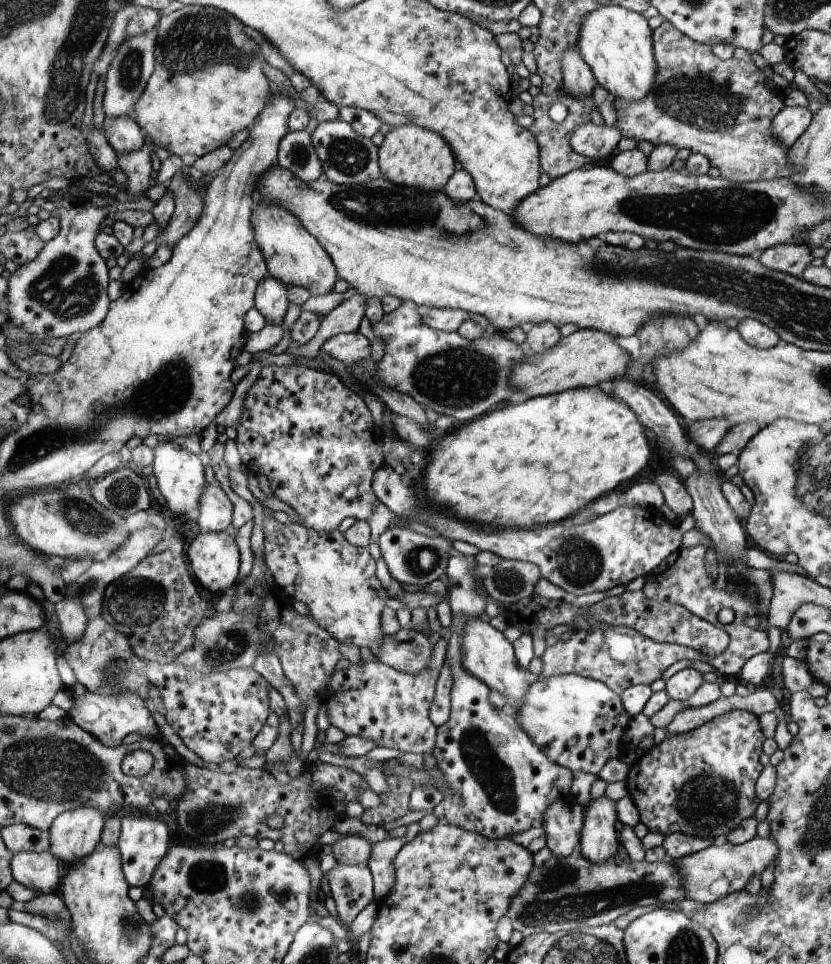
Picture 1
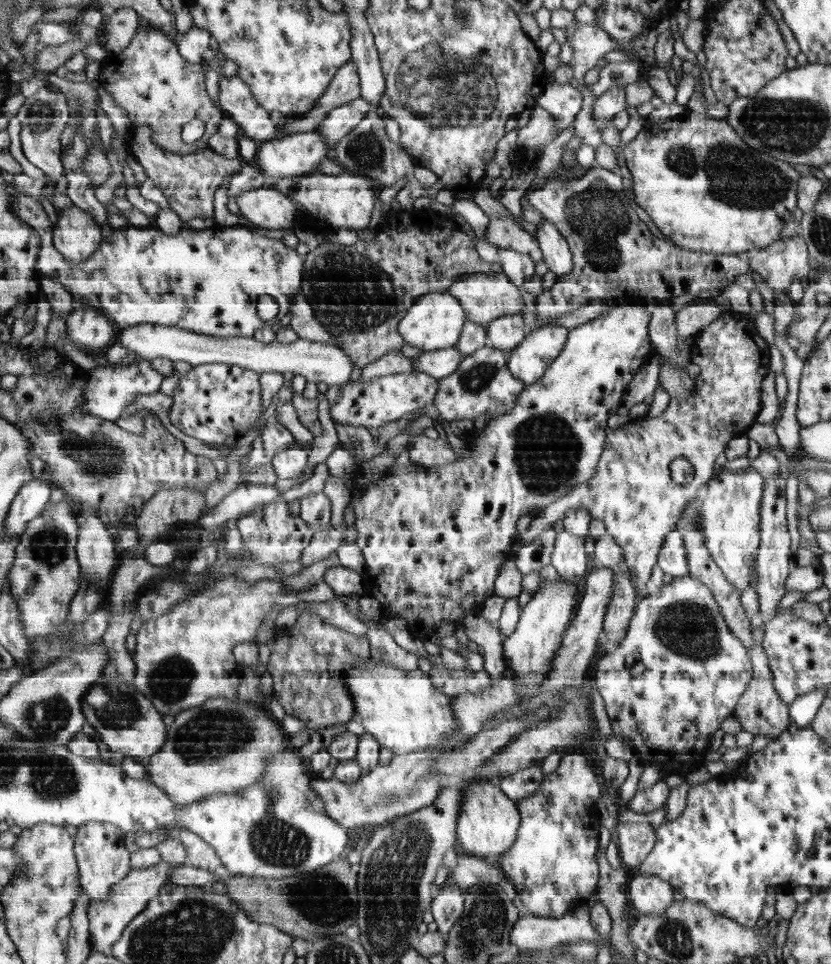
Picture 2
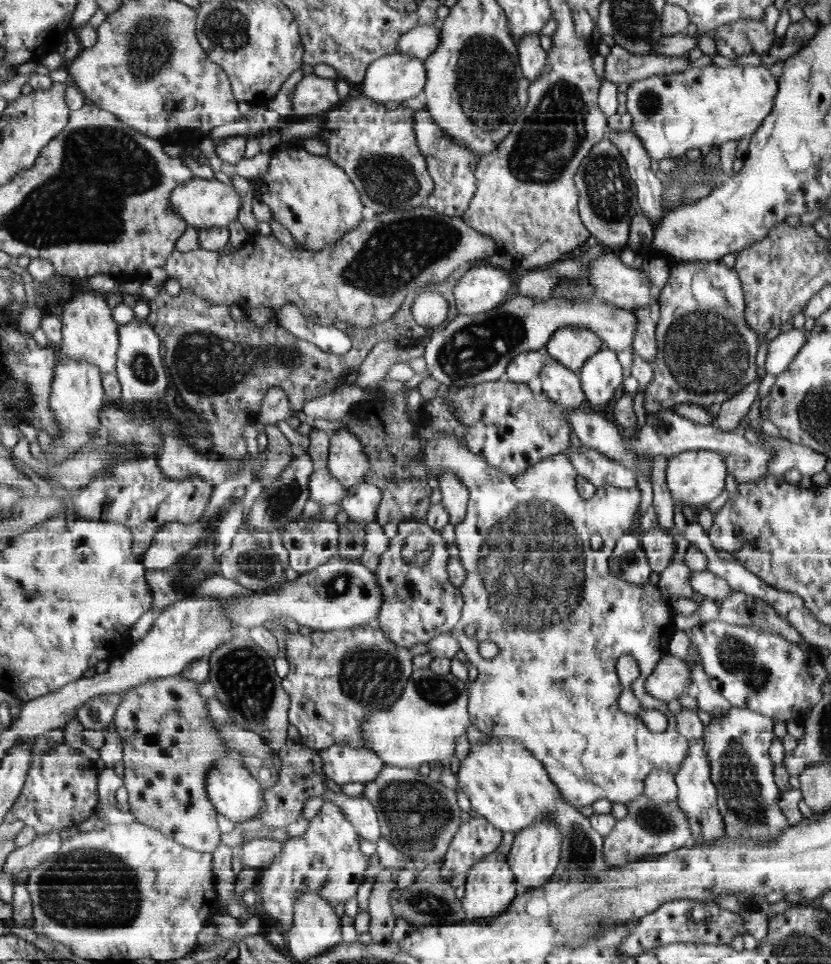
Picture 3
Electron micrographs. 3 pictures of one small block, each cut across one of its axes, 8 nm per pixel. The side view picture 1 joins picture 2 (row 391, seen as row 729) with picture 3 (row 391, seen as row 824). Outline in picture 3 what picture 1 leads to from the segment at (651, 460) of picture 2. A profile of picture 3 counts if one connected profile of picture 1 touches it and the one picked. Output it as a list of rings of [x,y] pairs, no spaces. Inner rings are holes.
[[[691,262],[691,264],[673,264],[669,268],[669,280],[659,294],[659,320],[655,326],[655,360],[649,362],[653,368],[653,378],[643,390],[643,410],[645,418],[657,410],[669,410],[677,404],[693,404],[703,408],[707,414],[717,416],[721,404],[741,396],[753,380],[757,378],[757,354],[763,352],[759,346],[761,338],[755,330],[749,330],[745,322],[745,288],[737,270],[723,266],[723,262]]]

